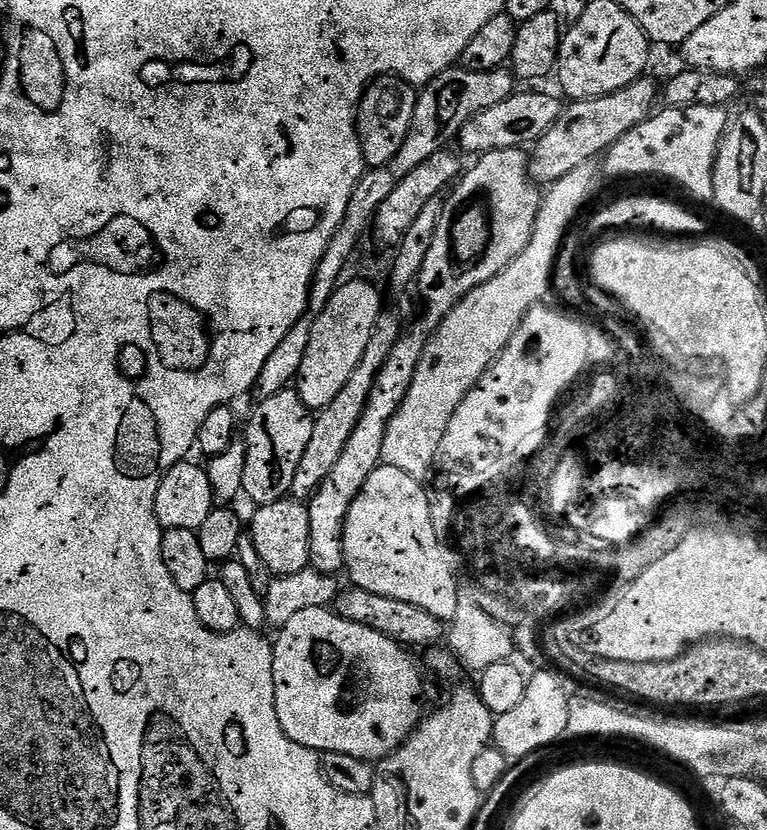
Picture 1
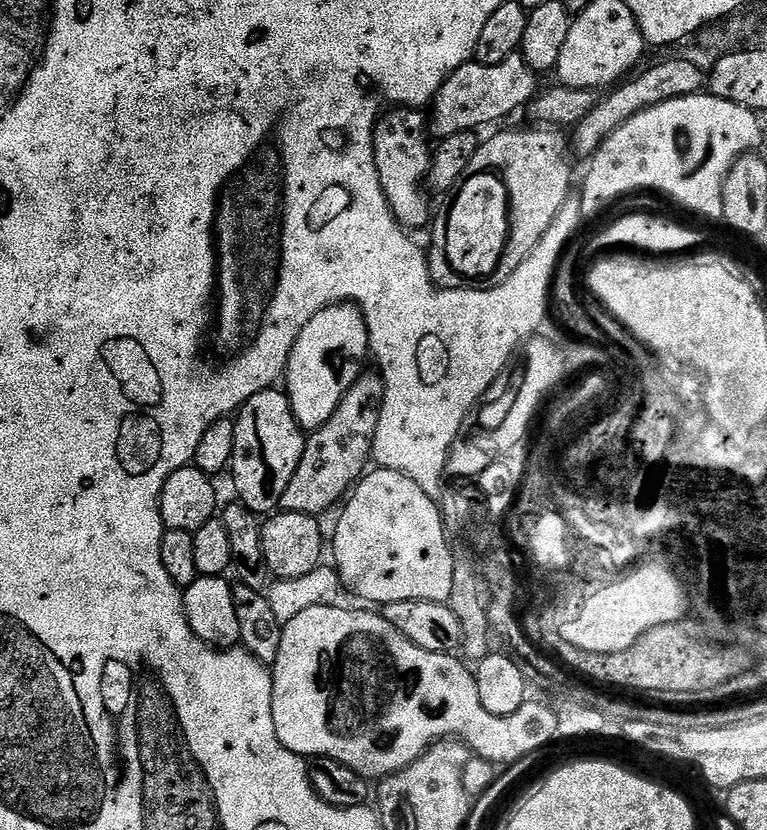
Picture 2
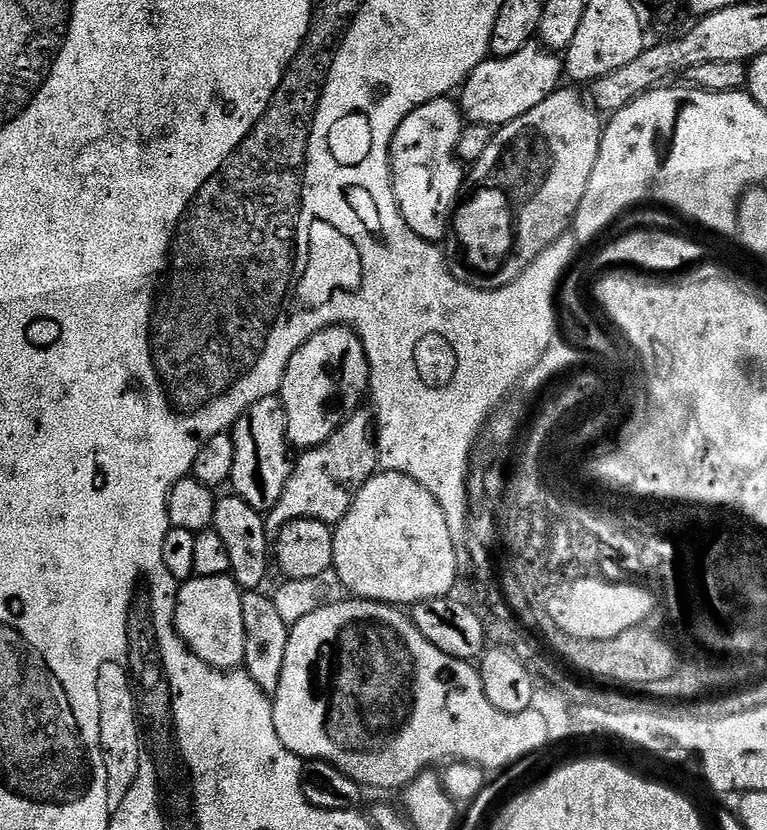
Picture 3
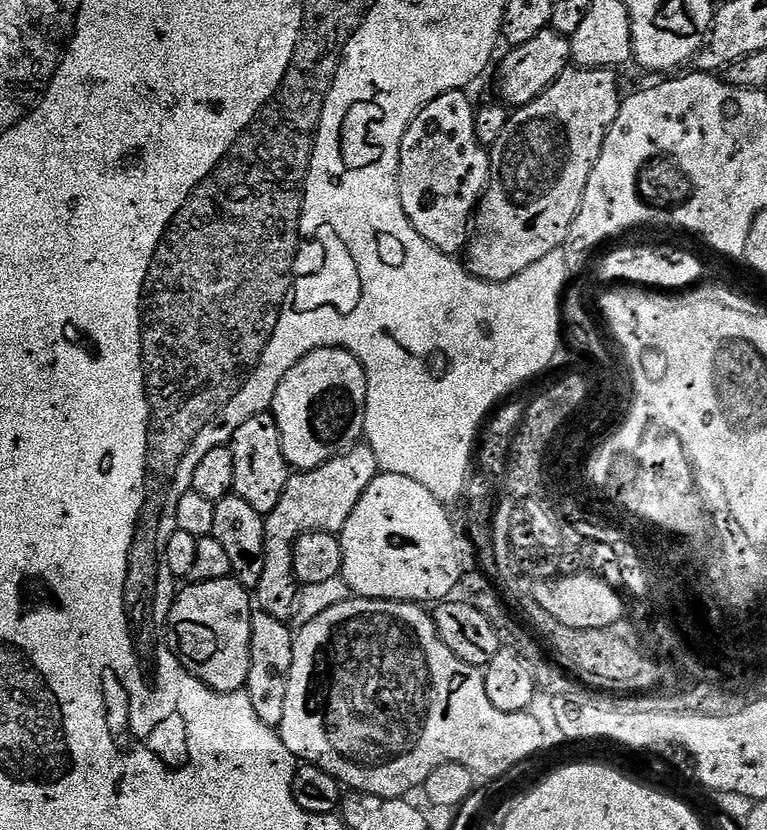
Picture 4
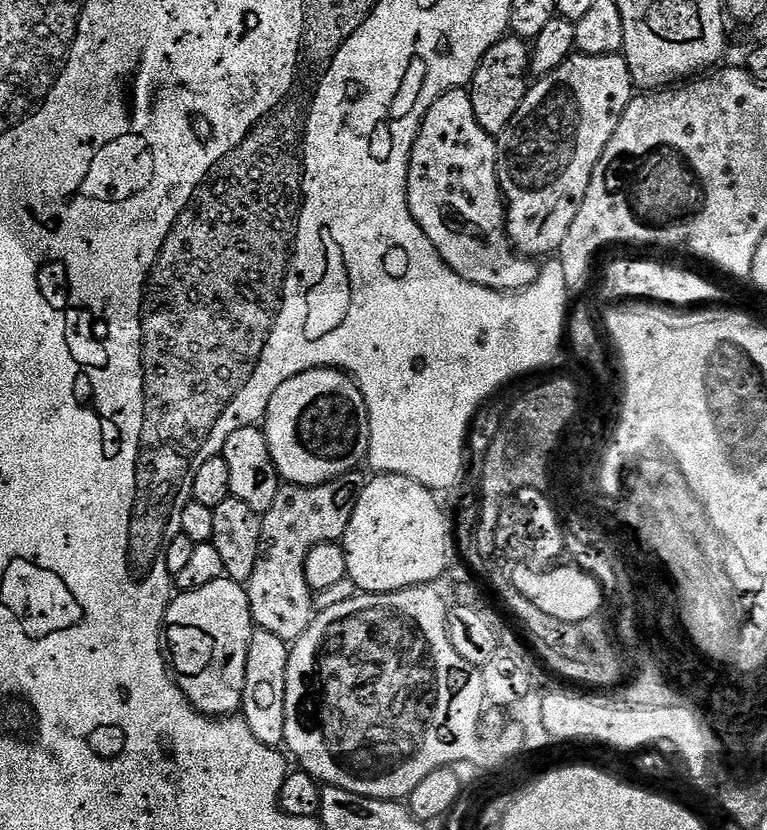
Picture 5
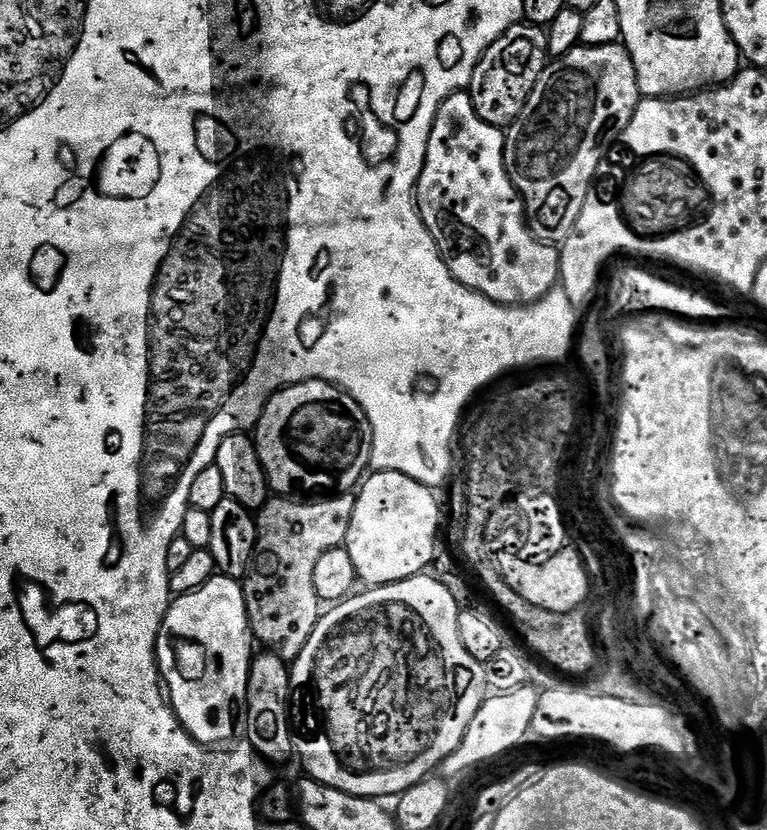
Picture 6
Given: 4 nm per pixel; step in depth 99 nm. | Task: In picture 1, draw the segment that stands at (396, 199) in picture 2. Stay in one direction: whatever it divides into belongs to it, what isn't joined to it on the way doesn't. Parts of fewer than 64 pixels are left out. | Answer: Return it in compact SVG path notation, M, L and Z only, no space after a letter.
M379 76L368 85L356 107L356 133L368 168L386 166L394 154L402 150L402 142L406 142L406 134L414 118L417 95L417 89L400 76Z

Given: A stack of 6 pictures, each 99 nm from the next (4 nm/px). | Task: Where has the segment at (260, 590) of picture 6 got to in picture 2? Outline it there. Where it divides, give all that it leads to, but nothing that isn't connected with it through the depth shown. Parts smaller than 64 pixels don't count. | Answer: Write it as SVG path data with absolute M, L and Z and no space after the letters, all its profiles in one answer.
M361 371L350 390L346 390L342 402L338 402L338 410L330 414L330 422L315 428L305 439L302 462L298 462L298 470L294 470L294 478L290 478L286 494L282 494L283 511L323 517L323 512L330 511L336 503L339 505L365 475L384 405L384 378L379 371L371 371Z

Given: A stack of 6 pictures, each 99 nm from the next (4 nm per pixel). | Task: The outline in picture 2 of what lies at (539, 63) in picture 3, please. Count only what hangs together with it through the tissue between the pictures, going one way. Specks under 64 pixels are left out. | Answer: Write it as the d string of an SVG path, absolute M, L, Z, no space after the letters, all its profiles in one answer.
M519 54L506 58L506 62L498 62L498 66L482 66L475 62L458 66L458 70L446 78L431 102L431 135L443 138L459 132L476 132L483 124L496 124L506 119L511 112L518 111L520 107L521 111L532 103L538 92L536 80L537 73Z

